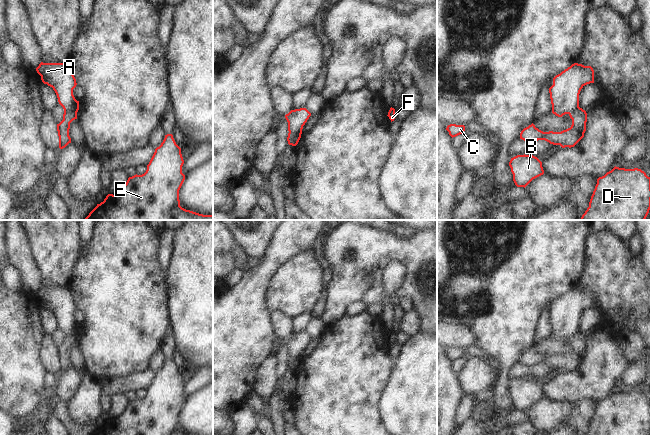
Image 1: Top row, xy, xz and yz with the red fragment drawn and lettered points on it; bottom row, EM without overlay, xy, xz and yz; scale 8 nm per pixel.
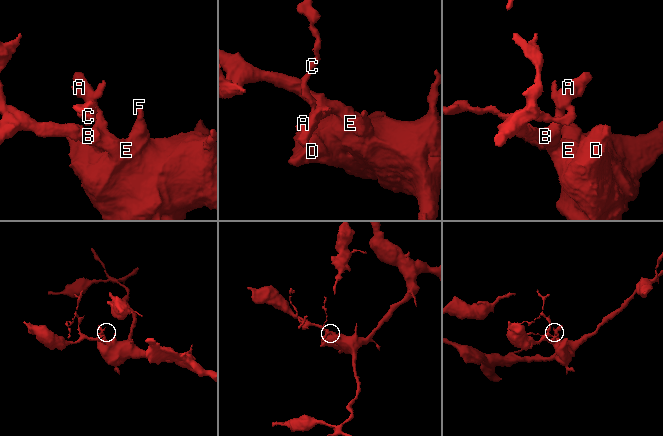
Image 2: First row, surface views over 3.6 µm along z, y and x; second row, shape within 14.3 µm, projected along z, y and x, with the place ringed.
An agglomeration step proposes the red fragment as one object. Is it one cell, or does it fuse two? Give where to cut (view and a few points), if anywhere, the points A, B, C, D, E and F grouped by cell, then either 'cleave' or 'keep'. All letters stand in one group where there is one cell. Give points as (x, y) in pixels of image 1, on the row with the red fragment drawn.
xy (64, 110), (77, 111) | A B D E F / C | cleave

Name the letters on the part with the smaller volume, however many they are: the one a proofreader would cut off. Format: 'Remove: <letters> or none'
Remove: C

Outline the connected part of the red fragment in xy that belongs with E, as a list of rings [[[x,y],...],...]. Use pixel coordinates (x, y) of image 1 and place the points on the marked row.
[[[165,135],[161,145],[155,149],[146,172],[129,177],[119,193],[108,194],[84,220],[213,220],[213,214],[203,215],[180,206],[179,190],[185,180],[183,164],[181,148],[173,135]]]

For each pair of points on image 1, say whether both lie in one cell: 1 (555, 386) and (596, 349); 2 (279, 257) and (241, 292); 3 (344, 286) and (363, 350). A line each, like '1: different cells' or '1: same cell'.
1: same cell
2: same cell
3: different cells

